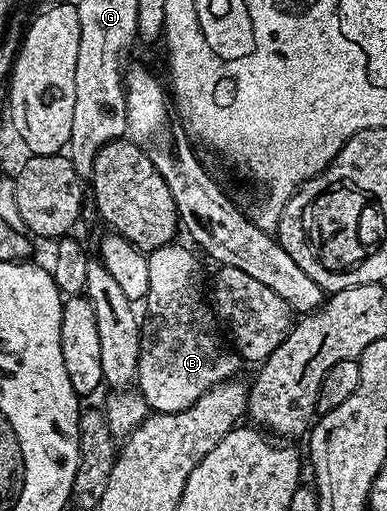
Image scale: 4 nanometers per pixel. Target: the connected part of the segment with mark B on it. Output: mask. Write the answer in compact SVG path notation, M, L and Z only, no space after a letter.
M174 242L148 253L149 292L143 304L149 307L153 329L141 341L135 388L153 412L187 410L207 390L238 375L239 357L217 333L219 320L207 299L207 280L201 277L198 253L189 248Z

